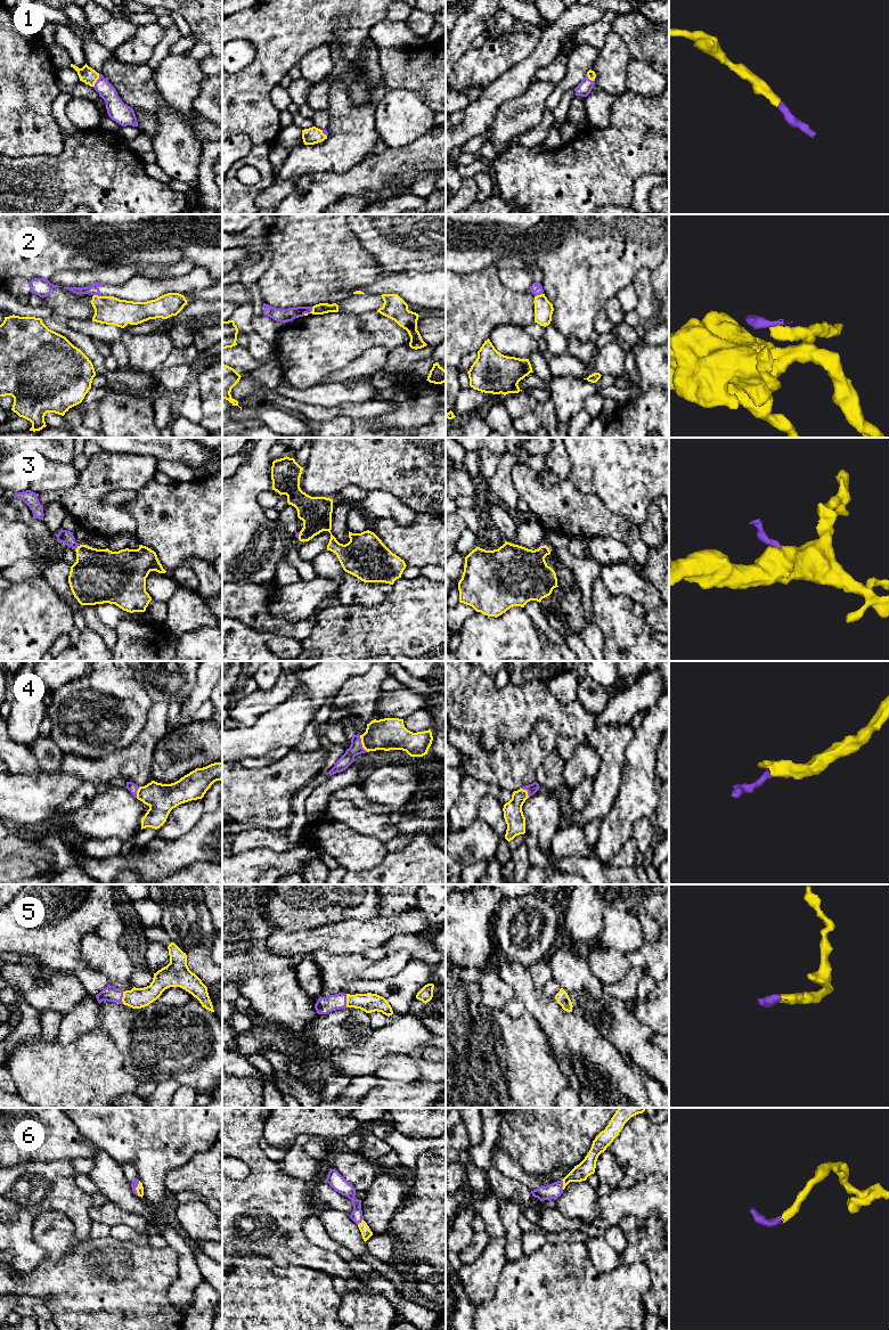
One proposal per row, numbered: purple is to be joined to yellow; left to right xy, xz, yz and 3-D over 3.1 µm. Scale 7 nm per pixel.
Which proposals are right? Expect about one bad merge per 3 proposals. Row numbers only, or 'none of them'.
1, 3, 4, 5, 6

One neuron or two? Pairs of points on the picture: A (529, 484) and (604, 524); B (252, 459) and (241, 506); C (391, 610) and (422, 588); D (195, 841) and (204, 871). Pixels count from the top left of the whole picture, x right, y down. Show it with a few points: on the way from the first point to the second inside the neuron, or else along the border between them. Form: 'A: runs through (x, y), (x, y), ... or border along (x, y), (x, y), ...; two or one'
A: runs through (547, 503), (551, 506), (586, 516); one
B: runs through (252, 471), (252, 478), (241, 490), (241, 495); one
C: runs through (399, 610), (414, 596); one
D: border along (210, 862), (195, 862), (177, 871); two

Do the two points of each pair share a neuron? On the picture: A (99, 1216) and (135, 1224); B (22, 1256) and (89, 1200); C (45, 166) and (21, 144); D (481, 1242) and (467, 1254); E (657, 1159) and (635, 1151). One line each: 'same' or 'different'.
A: same
B: same
C: different
D: same
E: same

